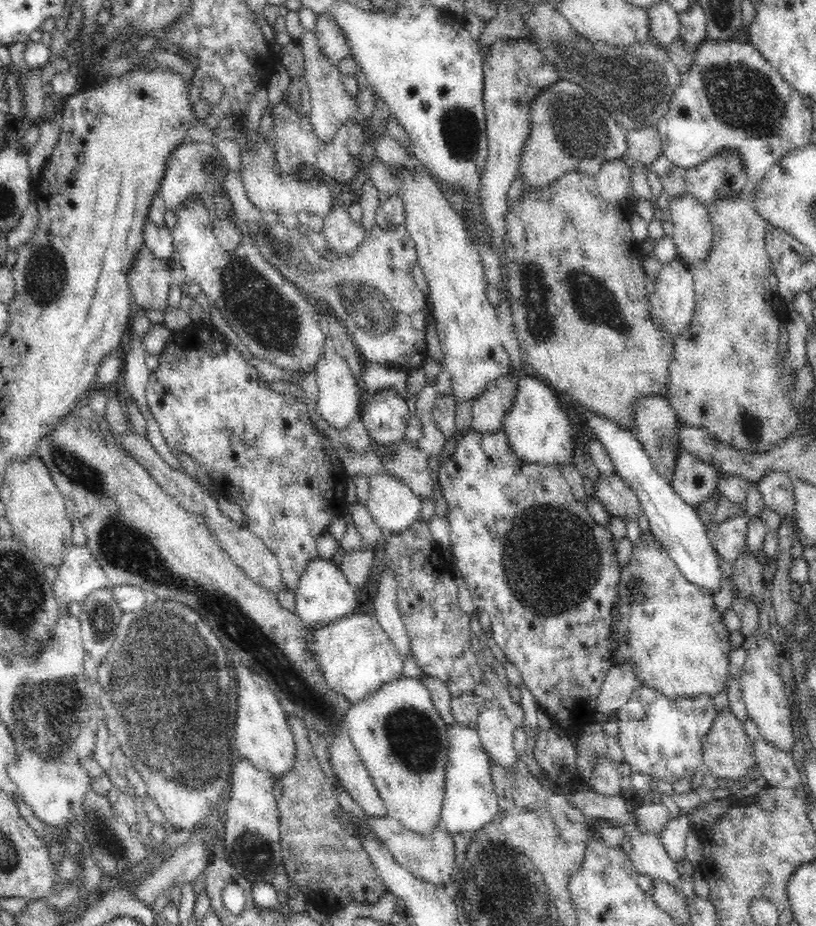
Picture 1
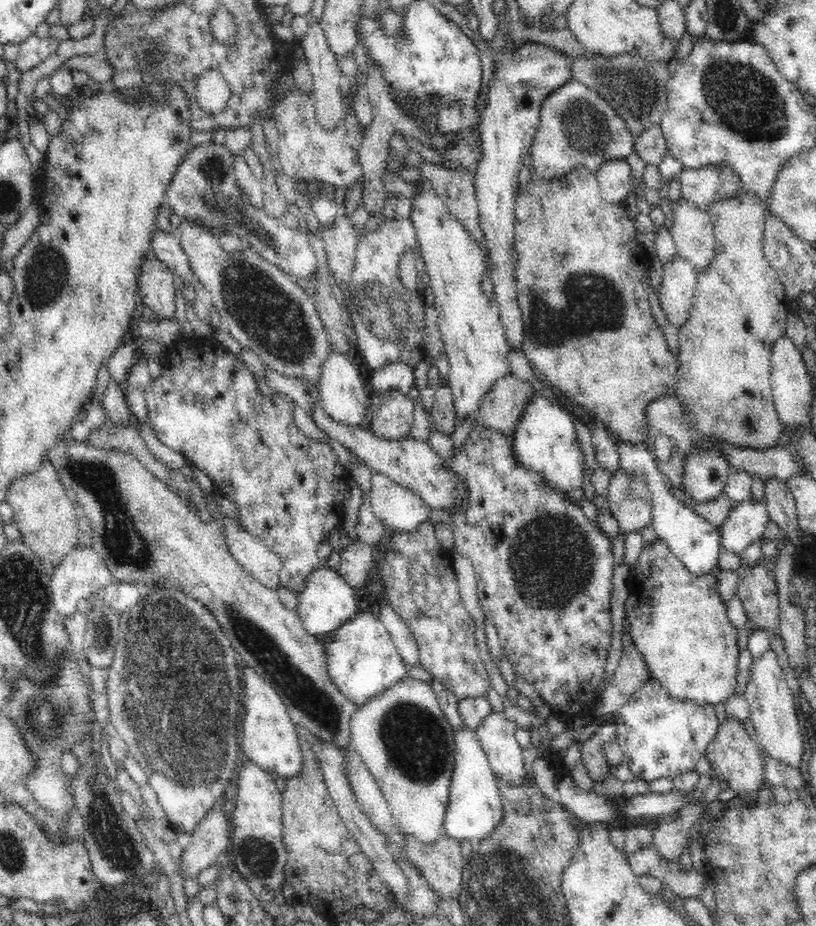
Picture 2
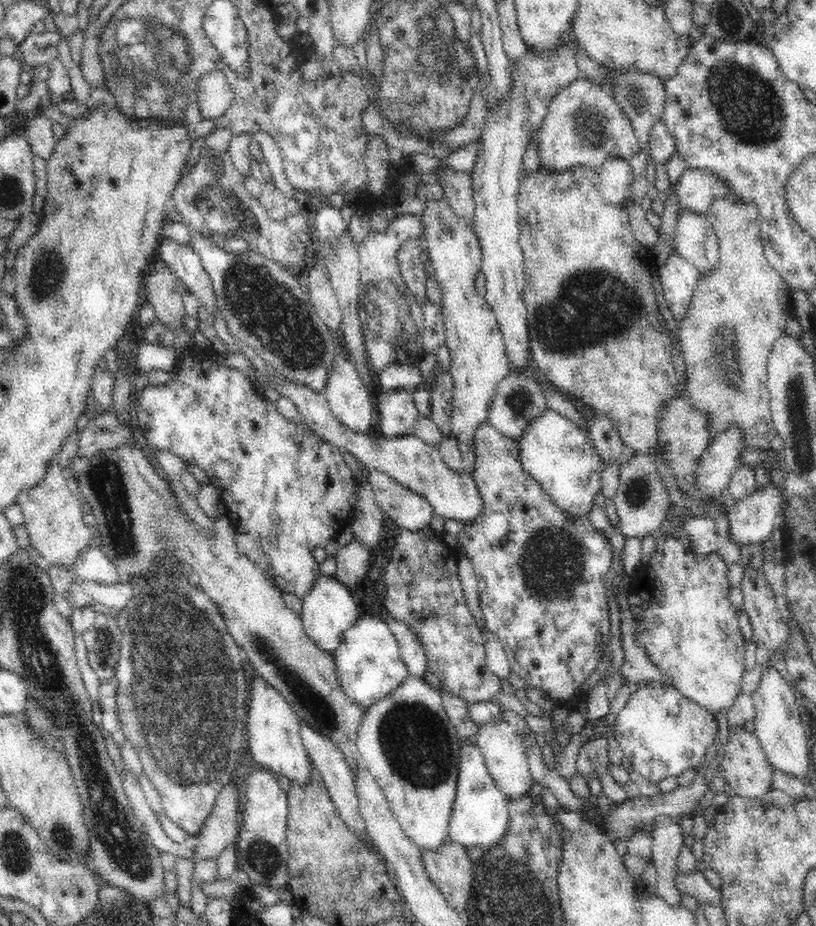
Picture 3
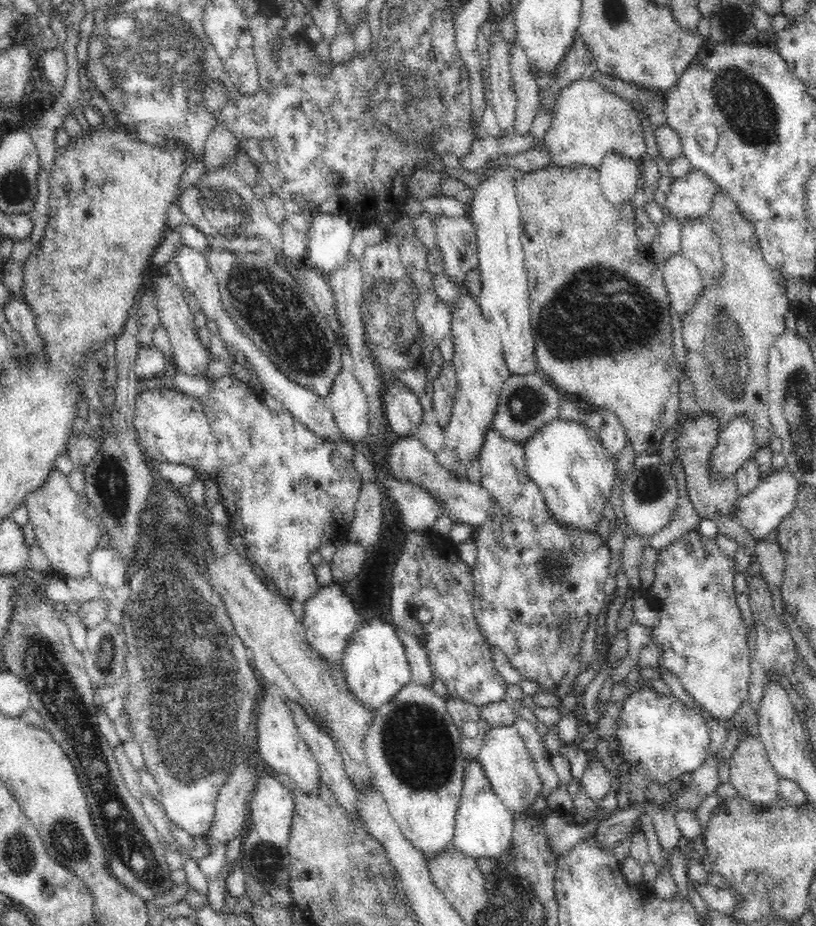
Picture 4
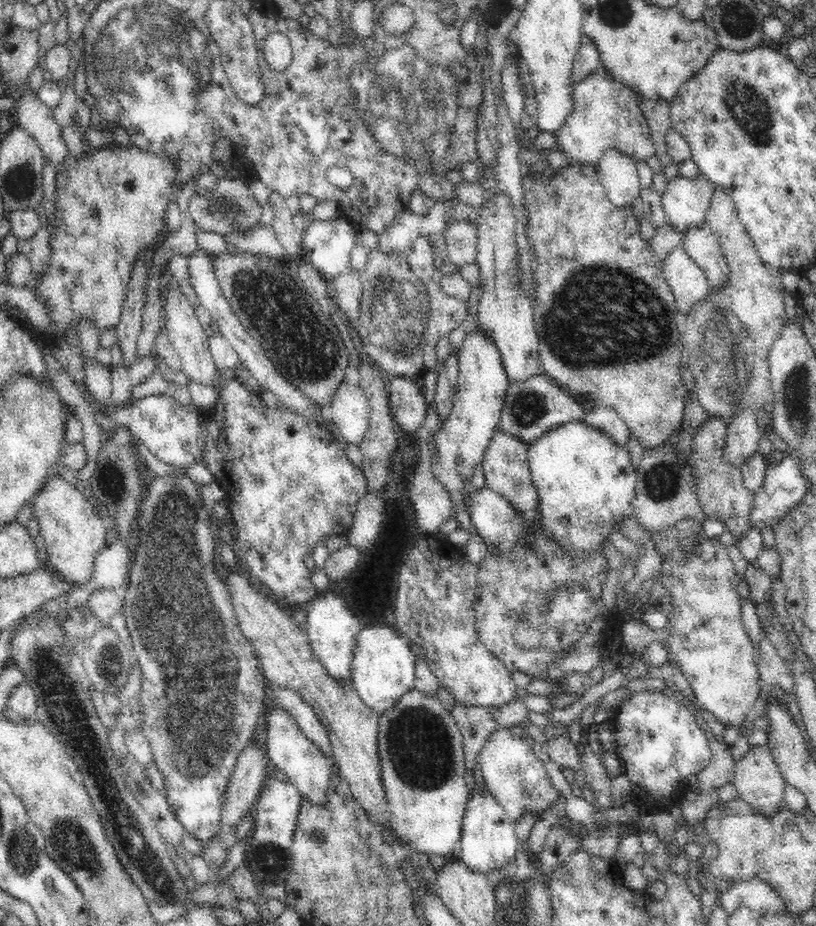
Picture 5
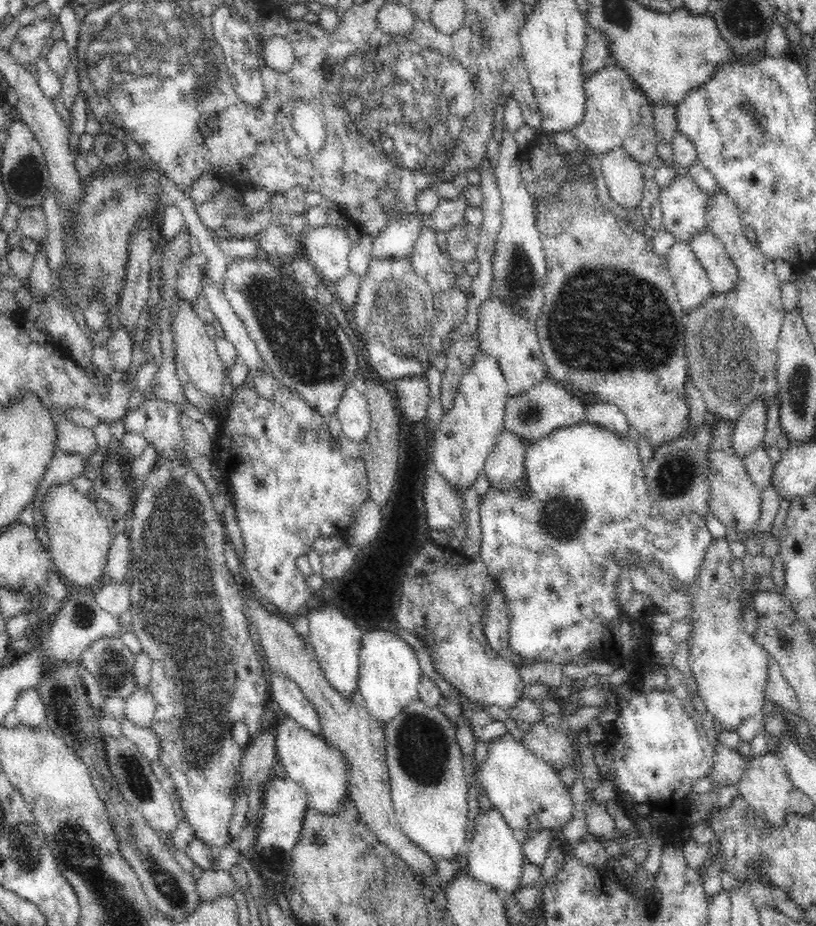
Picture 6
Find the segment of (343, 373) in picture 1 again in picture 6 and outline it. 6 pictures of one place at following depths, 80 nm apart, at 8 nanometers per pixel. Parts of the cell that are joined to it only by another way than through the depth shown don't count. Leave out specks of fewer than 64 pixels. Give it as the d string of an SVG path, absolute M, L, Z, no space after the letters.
M350 384L340 400L336 417L341 423L341 432L350 440L362 444L371 428L370 407L365 392Z

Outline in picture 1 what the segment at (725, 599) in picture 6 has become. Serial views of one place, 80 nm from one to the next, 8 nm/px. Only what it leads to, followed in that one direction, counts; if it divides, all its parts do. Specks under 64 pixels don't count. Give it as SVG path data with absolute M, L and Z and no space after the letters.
M650 530L641 532L640 538L636 541L633 546L632 556L629 562L623 566L621 570L621 575L619 576L619 583L617 584L617 595L618 602L616 609L618 609L618 614L613 615L612 633L614 637L618 638L620 642L620 650L613 654L613 660L616 665L621 665L624 661L630 661L632 665L637 668L637 674L639 674L639 680L641 680L641 686L650 686L654 688L657 692L664 694L670 700L672 699L682 699L682 698L699 698L705 695L710 699L716 698L720 692L726 690L730 676L730 654L732 654L732 644L730 644L730 630L724 626L722 622L722 613L718 611L716 603L714 603L714 591L706 589L697 585L696 583L691 583L690 580L682 574L682 571L678 568L678 565L670 555L665 551L662 543L656 539Z

